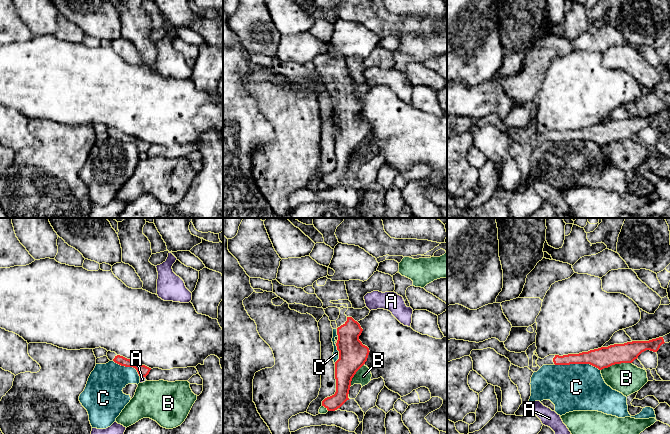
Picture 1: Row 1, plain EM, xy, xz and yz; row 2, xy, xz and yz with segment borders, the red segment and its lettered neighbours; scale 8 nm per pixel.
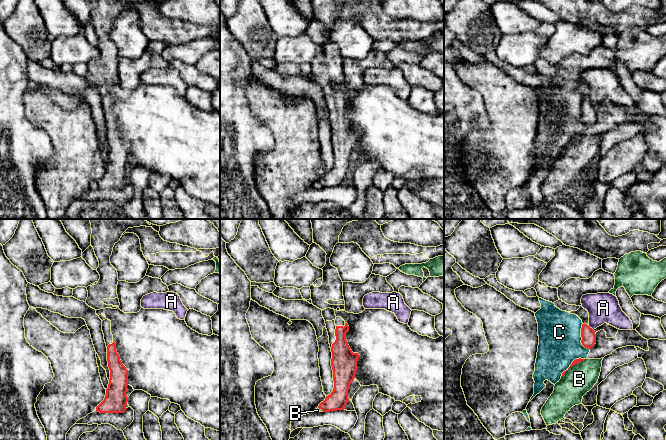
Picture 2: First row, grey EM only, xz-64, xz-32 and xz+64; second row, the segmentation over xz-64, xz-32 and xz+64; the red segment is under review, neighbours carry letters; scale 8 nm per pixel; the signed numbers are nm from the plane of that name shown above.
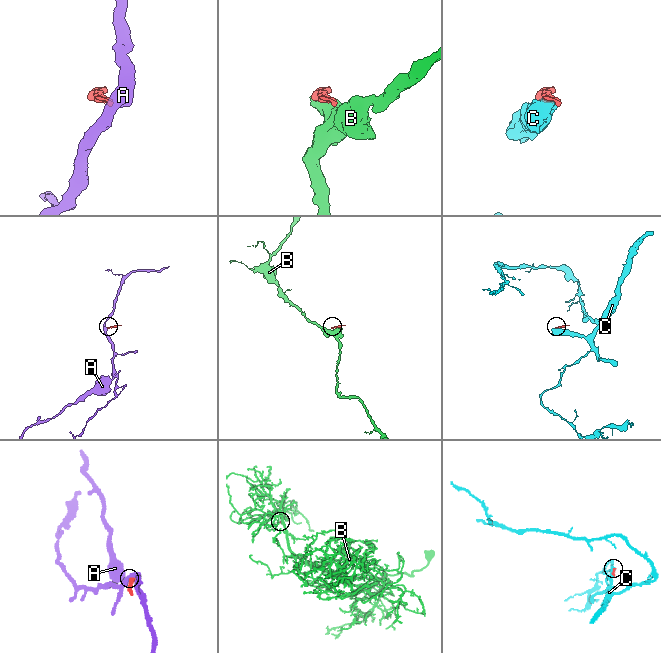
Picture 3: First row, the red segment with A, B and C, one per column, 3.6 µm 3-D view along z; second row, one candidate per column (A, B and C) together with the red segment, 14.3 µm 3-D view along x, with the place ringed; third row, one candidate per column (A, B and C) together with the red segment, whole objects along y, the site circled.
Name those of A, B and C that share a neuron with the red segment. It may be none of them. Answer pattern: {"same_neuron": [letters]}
{"same_neuron": []}

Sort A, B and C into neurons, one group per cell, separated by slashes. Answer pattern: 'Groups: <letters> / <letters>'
Groups: A / B / C

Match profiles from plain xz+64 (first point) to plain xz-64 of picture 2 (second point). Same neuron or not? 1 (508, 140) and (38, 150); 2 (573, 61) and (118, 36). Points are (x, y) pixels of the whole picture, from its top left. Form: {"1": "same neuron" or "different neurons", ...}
{"1": "different neurons", "2": "different neurons"}

